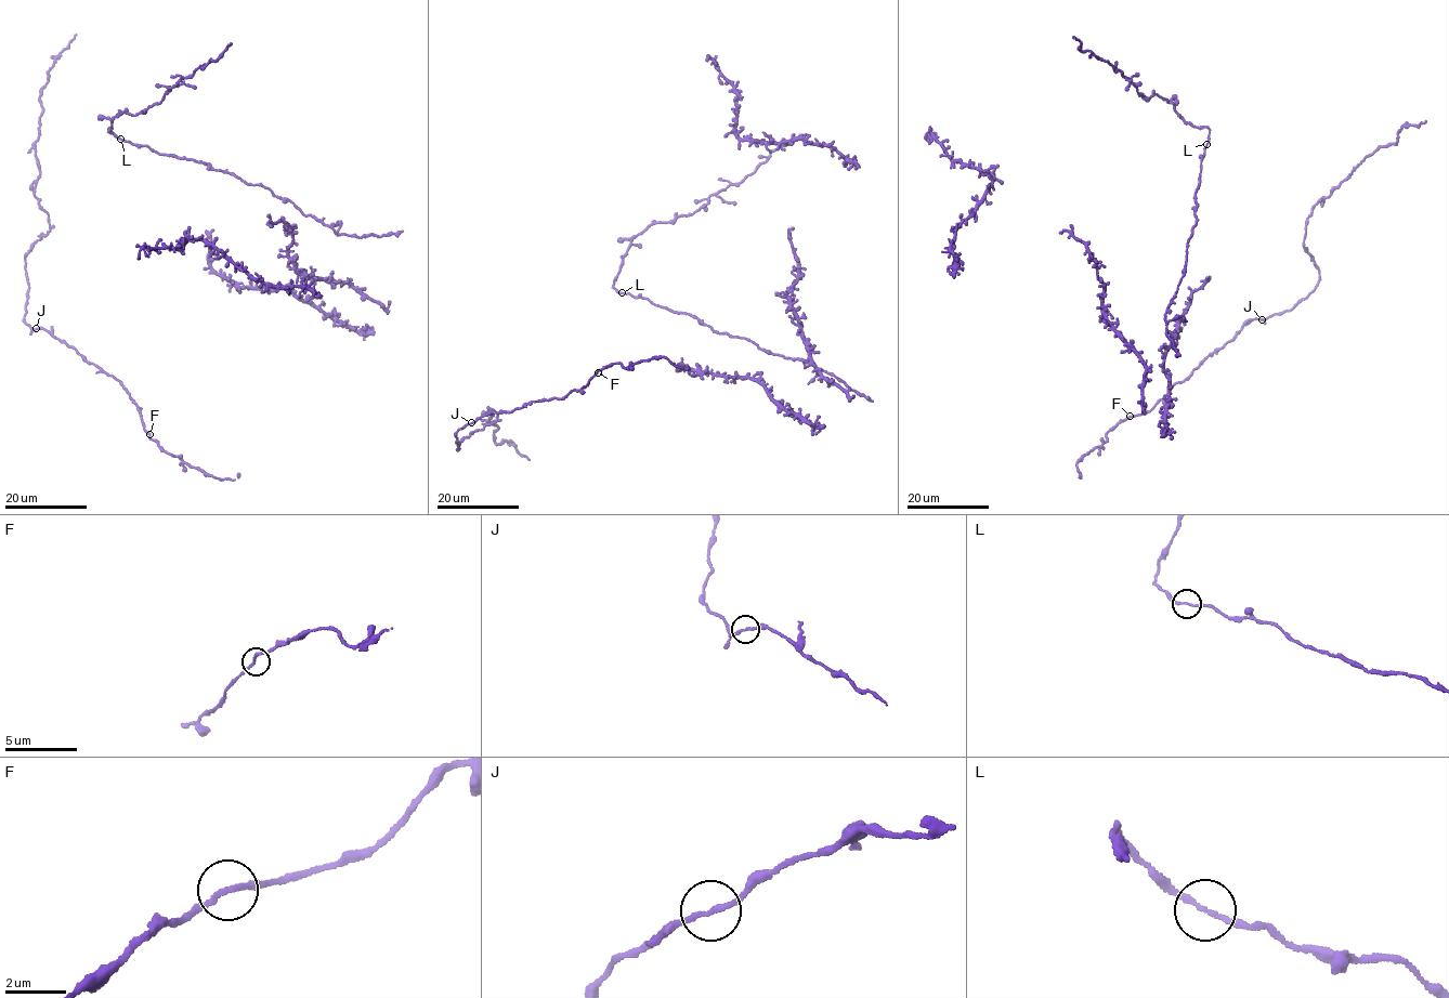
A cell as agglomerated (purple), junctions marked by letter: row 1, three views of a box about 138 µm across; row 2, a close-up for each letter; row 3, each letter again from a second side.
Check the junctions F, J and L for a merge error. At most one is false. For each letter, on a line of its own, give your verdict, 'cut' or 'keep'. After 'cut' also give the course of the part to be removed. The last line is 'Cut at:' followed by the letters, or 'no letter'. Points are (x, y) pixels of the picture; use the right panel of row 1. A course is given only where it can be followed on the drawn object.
F: keep
J: keep
L: keep
Cut at: no letter

